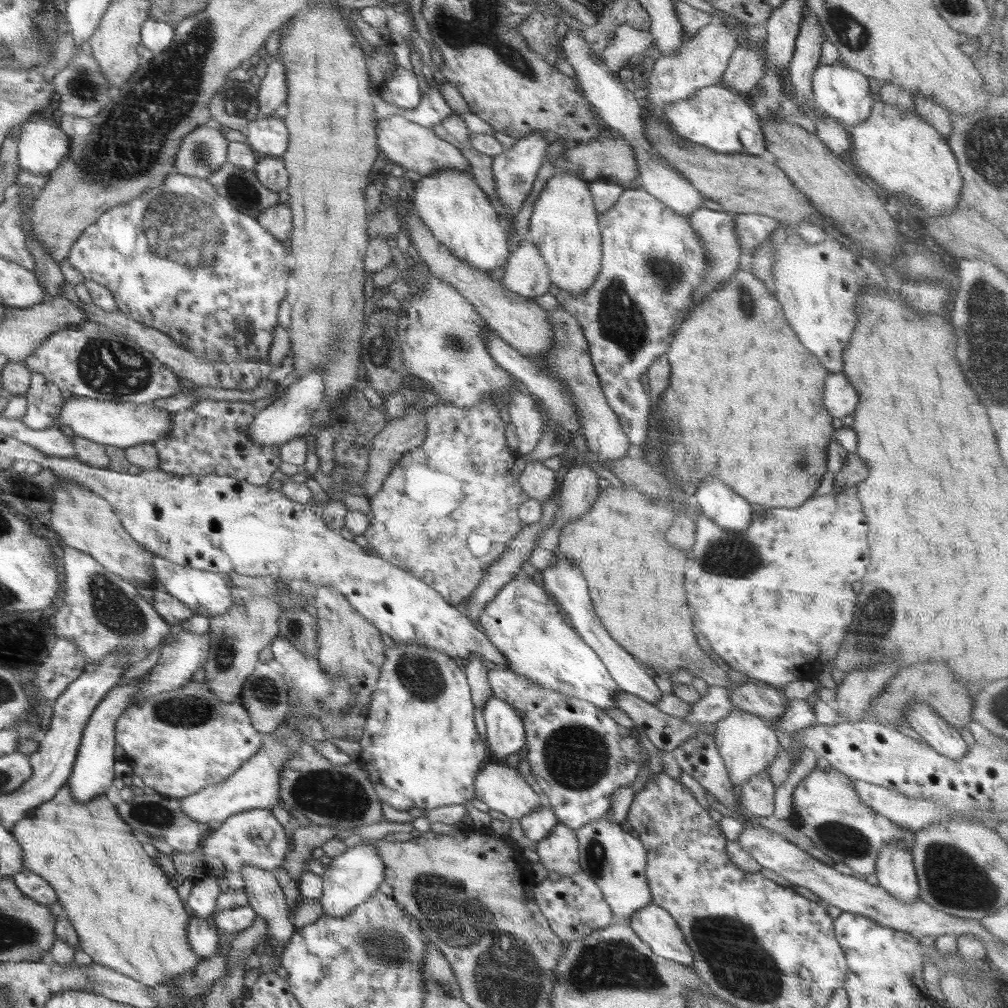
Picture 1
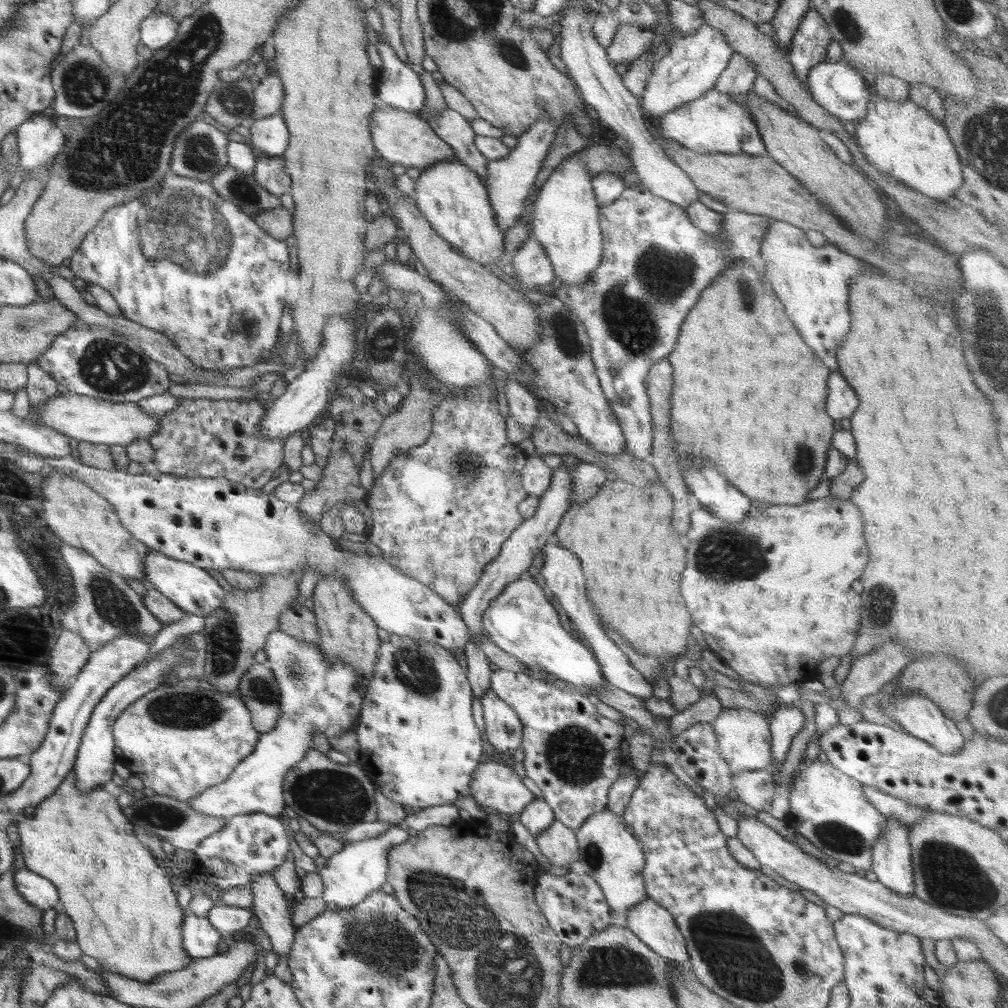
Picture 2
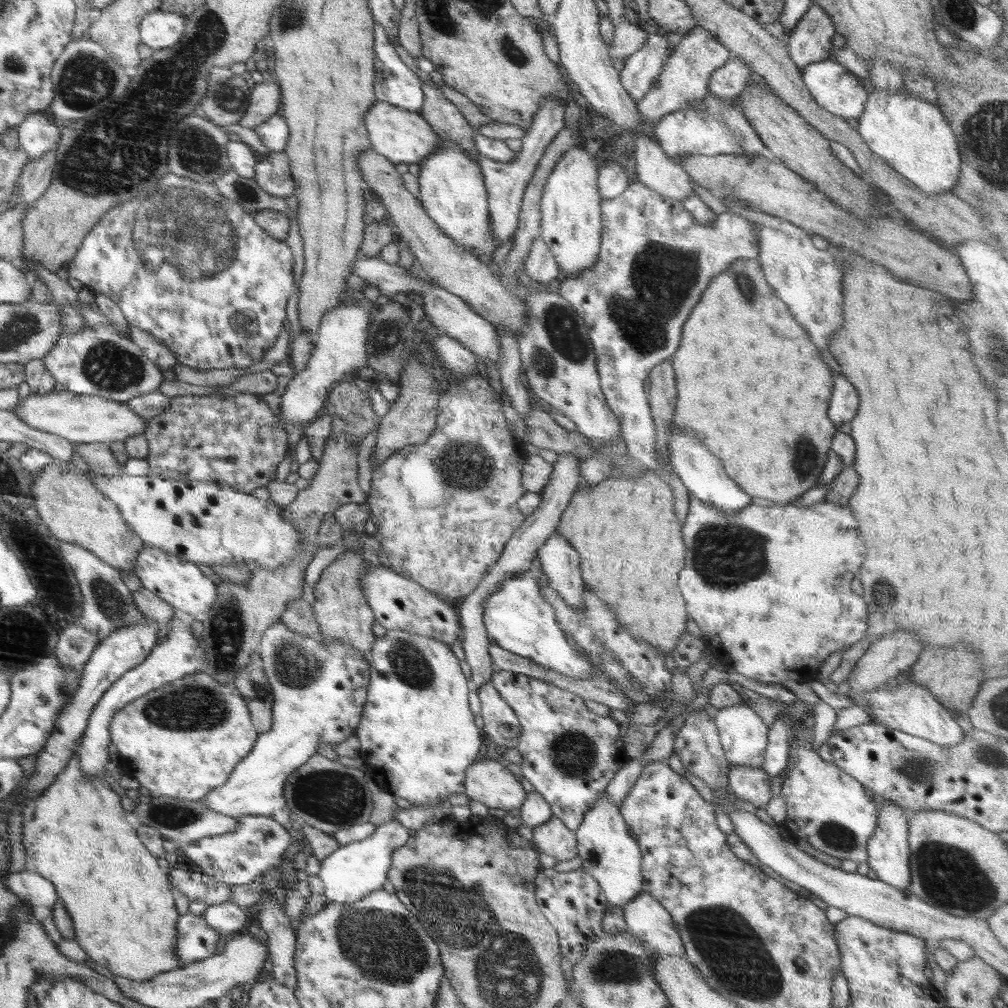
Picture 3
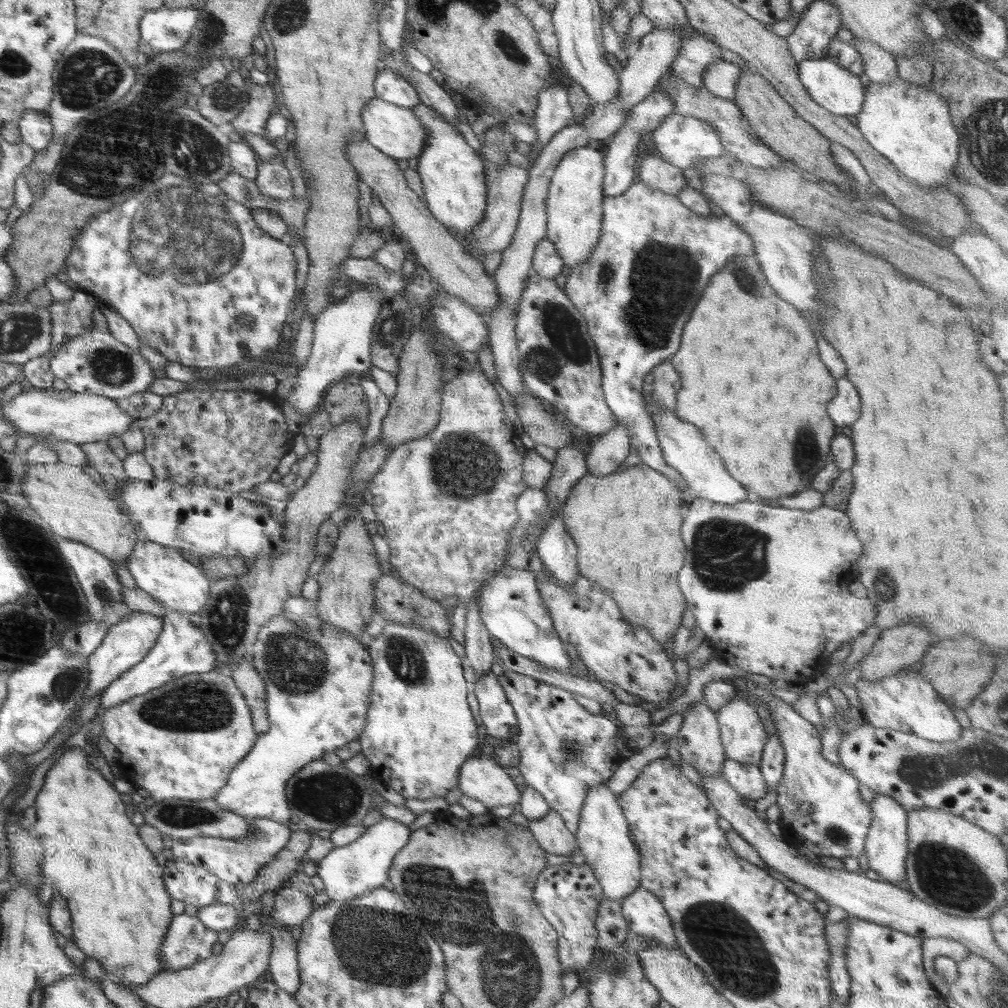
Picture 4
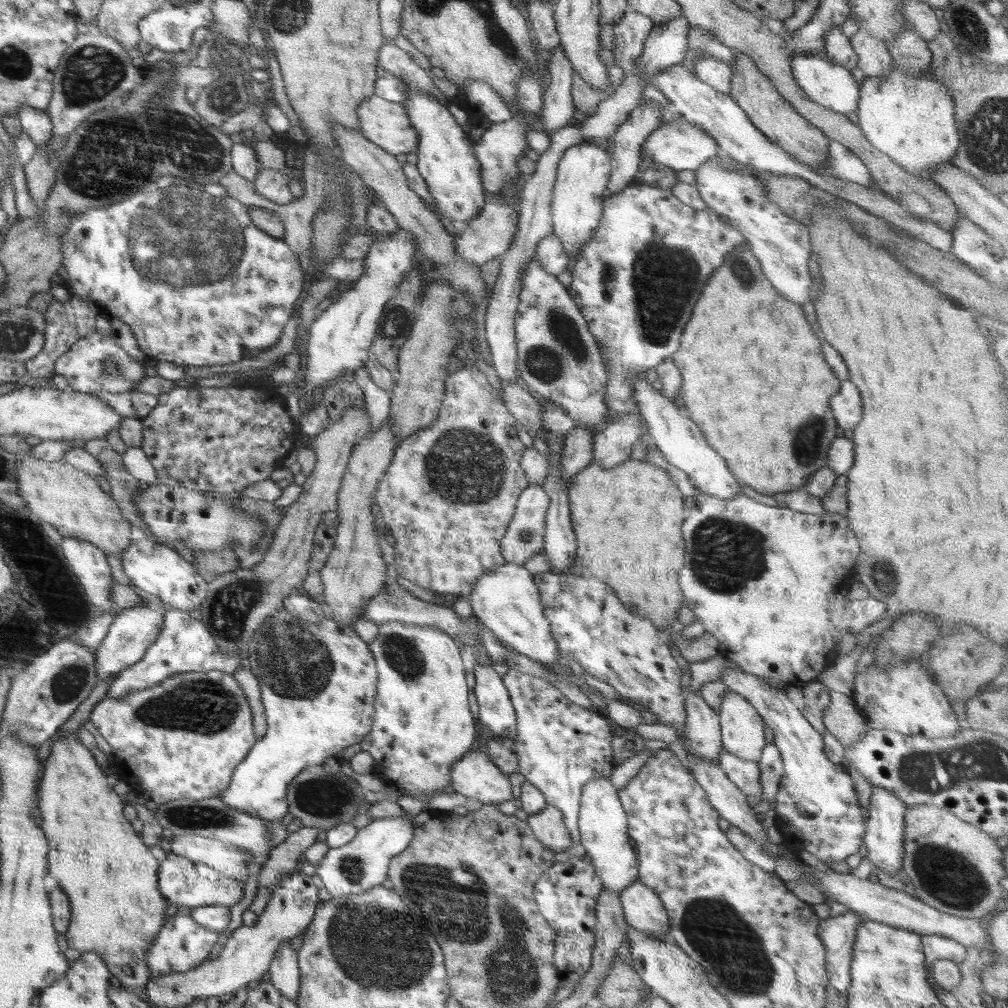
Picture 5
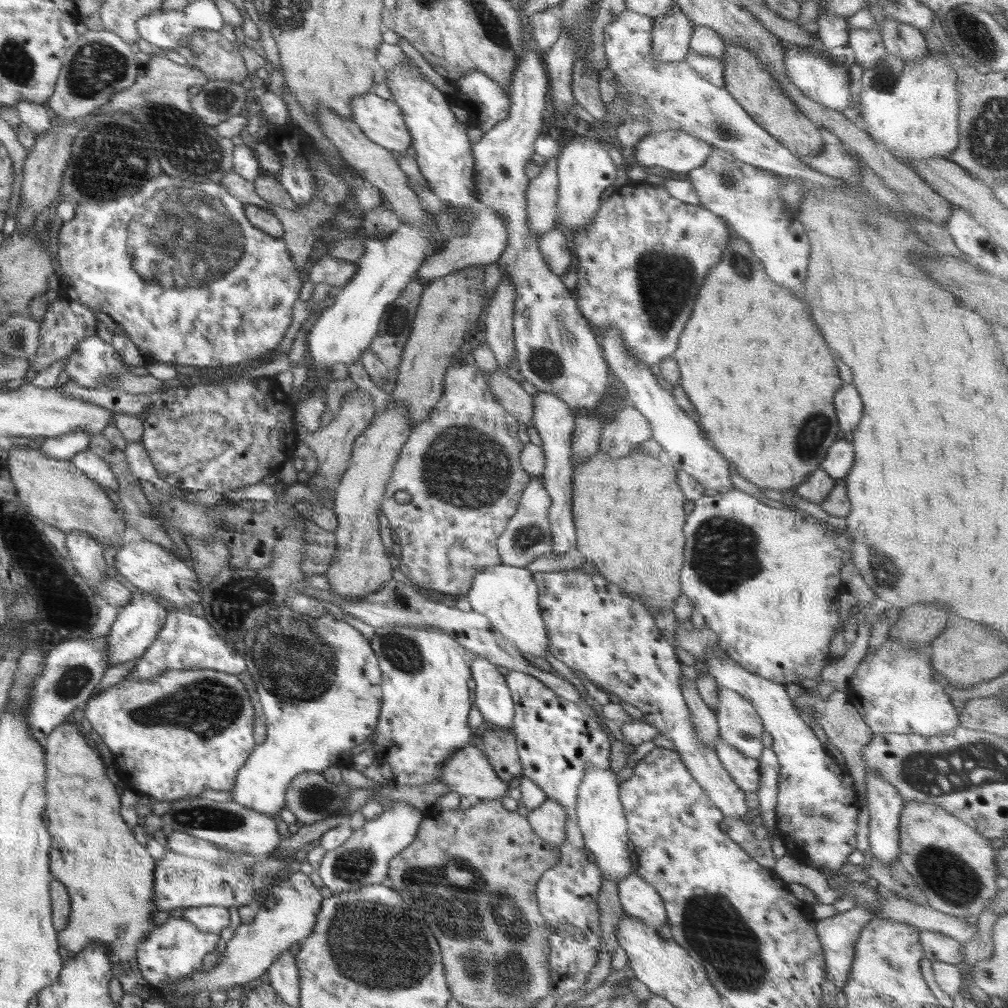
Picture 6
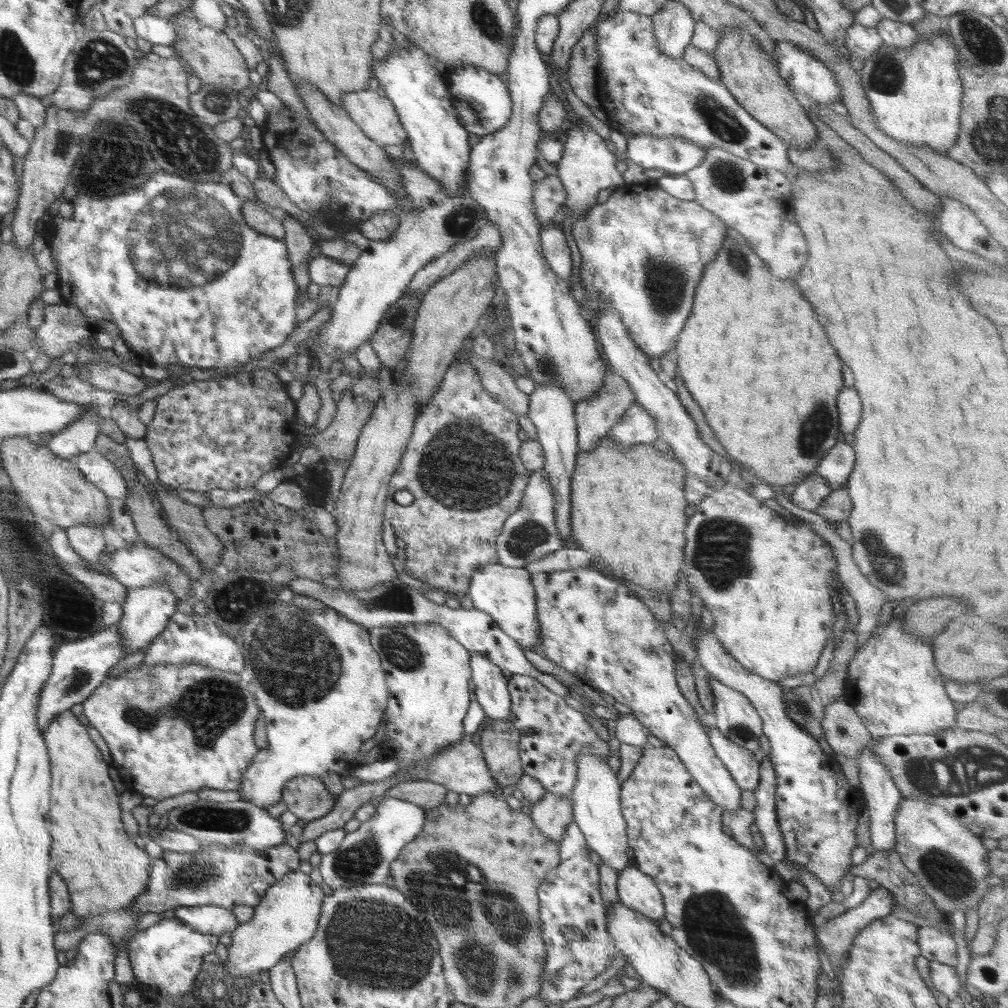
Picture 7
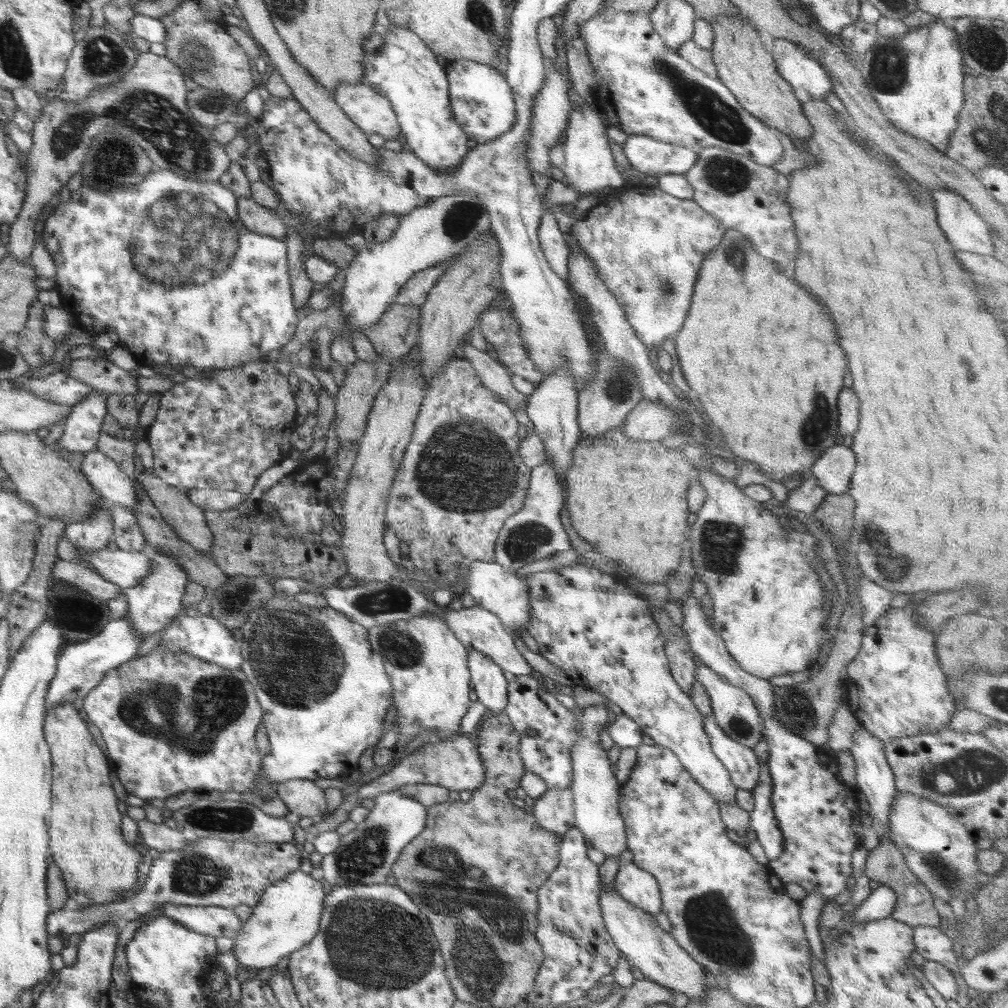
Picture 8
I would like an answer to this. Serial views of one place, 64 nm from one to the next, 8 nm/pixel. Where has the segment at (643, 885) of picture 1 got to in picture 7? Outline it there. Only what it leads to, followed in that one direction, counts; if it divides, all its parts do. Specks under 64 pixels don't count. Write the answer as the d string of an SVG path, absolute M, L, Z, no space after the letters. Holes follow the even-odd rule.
M580 752L578 760L578 778L574 784L572 803L573 821L583 832L587 848L593 850L602 858L603 864L608 864L612 870L620 872L632 862L628 860L628 839L626 821L621 811L621 782L618 775L608 766L607 762L600 762L590 752Z

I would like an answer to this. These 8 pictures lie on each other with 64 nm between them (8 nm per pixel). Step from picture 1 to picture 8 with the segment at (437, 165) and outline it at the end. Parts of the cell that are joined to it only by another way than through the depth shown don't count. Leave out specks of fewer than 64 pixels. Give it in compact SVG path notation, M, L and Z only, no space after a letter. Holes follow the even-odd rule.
M364 83L340 85L332 93L338 107L368 135L378 134L385 141L400 136L391 103L376 88Z

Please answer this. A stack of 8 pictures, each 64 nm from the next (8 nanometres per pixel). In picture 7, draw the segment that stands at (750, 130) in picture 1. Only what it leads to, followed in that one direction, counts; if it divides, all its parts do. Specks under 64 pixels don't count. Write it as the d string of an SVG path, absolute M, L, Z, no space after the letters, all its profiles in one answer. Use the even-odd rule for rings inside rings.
M641 134L628 138L626 155L643 171L656 169L672 175L685 175L703 162L706 150L707 147L684 137Z

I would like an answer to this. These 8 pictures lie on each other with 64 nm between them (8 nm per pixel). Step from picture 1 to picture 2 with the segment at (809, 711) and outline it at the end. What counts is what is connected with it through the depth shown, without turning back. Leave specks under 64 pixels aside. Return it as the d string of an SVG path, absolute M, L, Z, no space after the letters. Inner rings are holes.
M799 703L786 705L772 714L769 719L769 729L772 735L770 744L772 745L772 762L769 767L776 763L778 765L784 763L792 738L802 730L804 724L806 724L806 718Z

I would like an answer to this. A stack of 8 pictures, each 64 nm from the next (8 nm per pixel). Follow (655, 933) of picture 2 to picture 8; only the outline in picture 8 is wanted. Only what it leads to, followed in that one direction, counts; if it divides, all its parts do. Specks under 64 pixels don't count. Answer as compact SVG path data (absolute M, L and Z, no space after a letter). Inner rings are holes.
M626 862L619 866L614 886L624 900L642 908L648 914L656 917L662 910L661 892L656 878L638 868L637 864Z

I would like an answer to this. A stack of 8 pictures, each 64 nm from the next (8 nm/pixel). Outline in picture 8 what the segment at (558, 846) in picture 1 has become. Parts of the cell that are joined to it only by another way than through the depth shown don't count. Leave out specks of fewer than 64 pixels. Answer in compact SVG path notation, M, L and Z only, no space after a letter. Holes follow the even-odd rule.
M570 788L562 789L548 789L541 798L533 801L532 814L536 822L556 836L563 836L575 826L572 792Z

